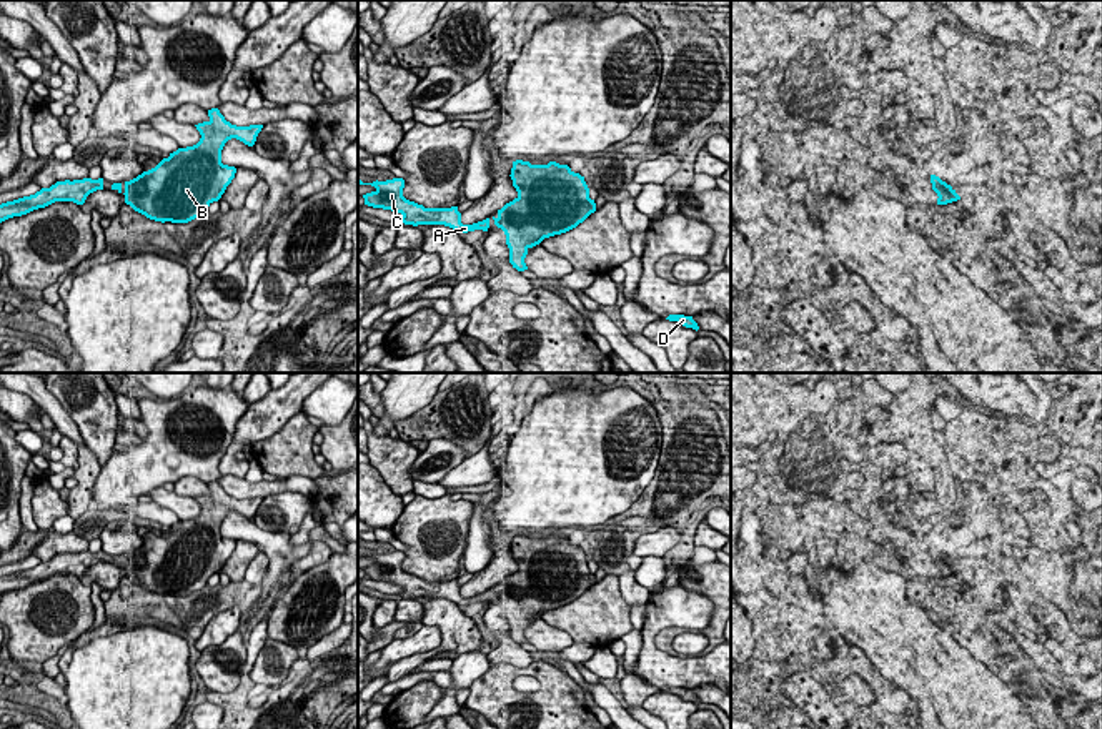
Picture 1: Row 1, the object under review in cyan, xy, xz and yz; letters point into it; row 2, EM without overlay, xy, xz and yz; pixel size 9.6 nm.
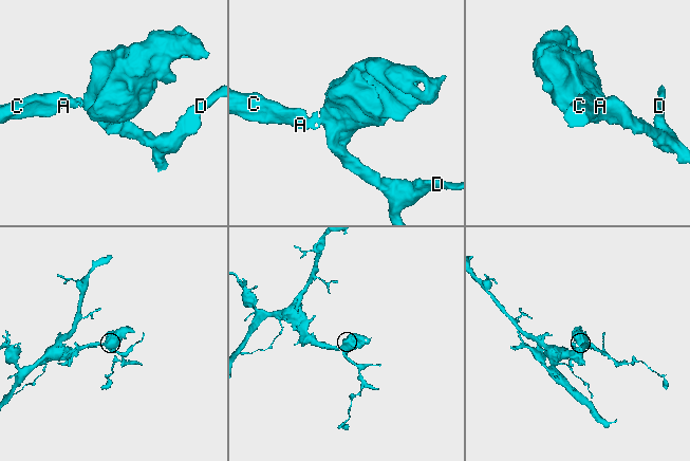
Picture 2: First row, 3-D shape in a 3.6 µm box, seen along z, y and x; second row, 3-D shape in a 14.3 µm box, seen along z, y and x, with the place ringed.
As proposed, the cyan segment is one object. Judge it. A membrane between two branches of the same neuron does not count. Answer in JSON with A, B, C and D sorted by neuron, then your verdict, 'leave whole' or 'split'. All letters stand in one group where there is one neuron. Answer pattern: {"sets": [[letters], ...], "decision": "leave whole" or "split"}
{"sets": [["A", "B", "C", "D"]], "decision": "leave whole"}

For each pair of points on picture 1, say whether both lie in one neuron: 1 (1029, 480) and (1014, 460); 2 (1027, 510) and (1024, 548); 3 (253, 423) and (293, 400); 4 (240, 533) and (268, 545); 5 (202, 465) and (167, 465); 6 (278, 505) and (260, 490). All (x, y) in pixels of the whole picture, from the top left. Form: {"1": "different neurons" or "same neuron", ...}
{"1": "different neurons", "2": "different neurons", "3": "same neuron", "4": "same neuron", "5": "same neuron", "6": "different neurons"}

